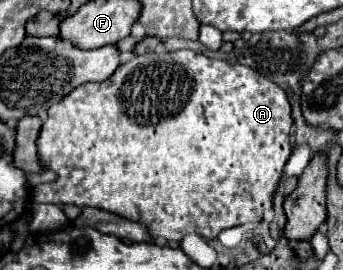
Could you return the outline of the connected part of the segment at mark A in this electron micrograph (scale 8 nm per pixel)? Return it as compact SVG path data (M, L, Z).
M161 51L161 53L147 53L137 55L133 61L123 63L113 77L101 83L85 83L71 91L61 103L55 103L49 107L49 117L41 127L39 135L39 159L43 165L53 169L57 173L57 181L49 185L37 185L31 189L31 199L35 203L55 203L55 205L79 205L79 207L97 207L103 211L117 213L125 219L145 223L153 235L153 239L165 239L181 243L181 239L189 233L197 233L205 239L215 239L223 229L235 227L235 225L249 225L249 223L261 223L265 217L265 211L273 209L273 193L279 187L279 181L283 177L285 165L293 153L291 147L291 105L285 95L285 91L273 83L271 79L259 77L251 67L245 65L229 65L219 59L209 59L205 55L199 55L195 51Z

